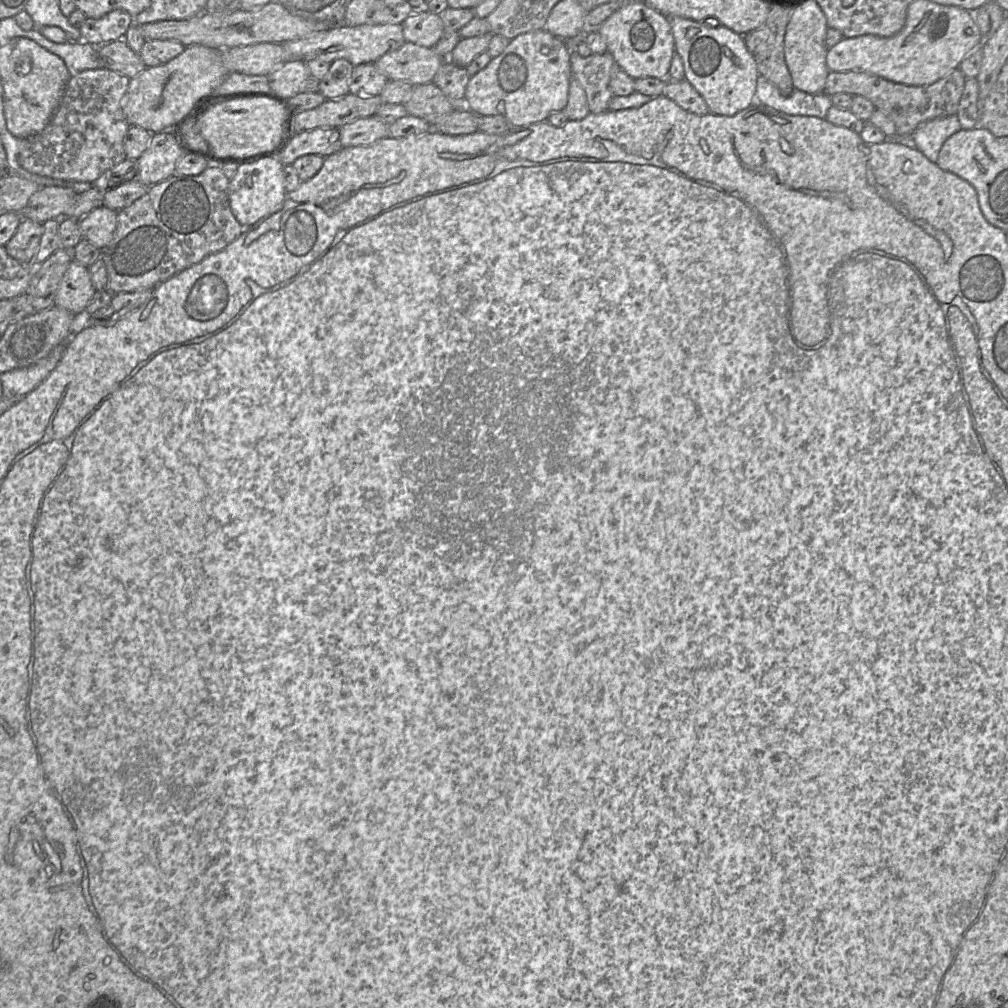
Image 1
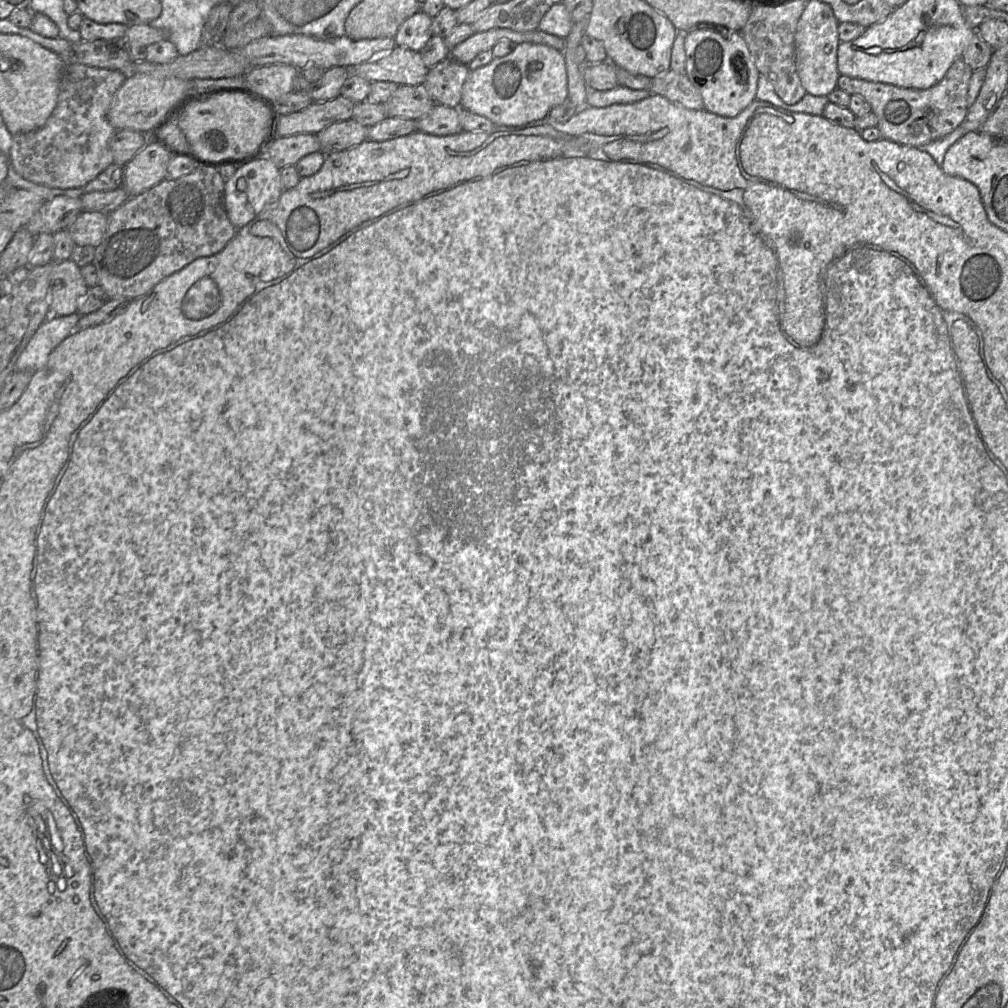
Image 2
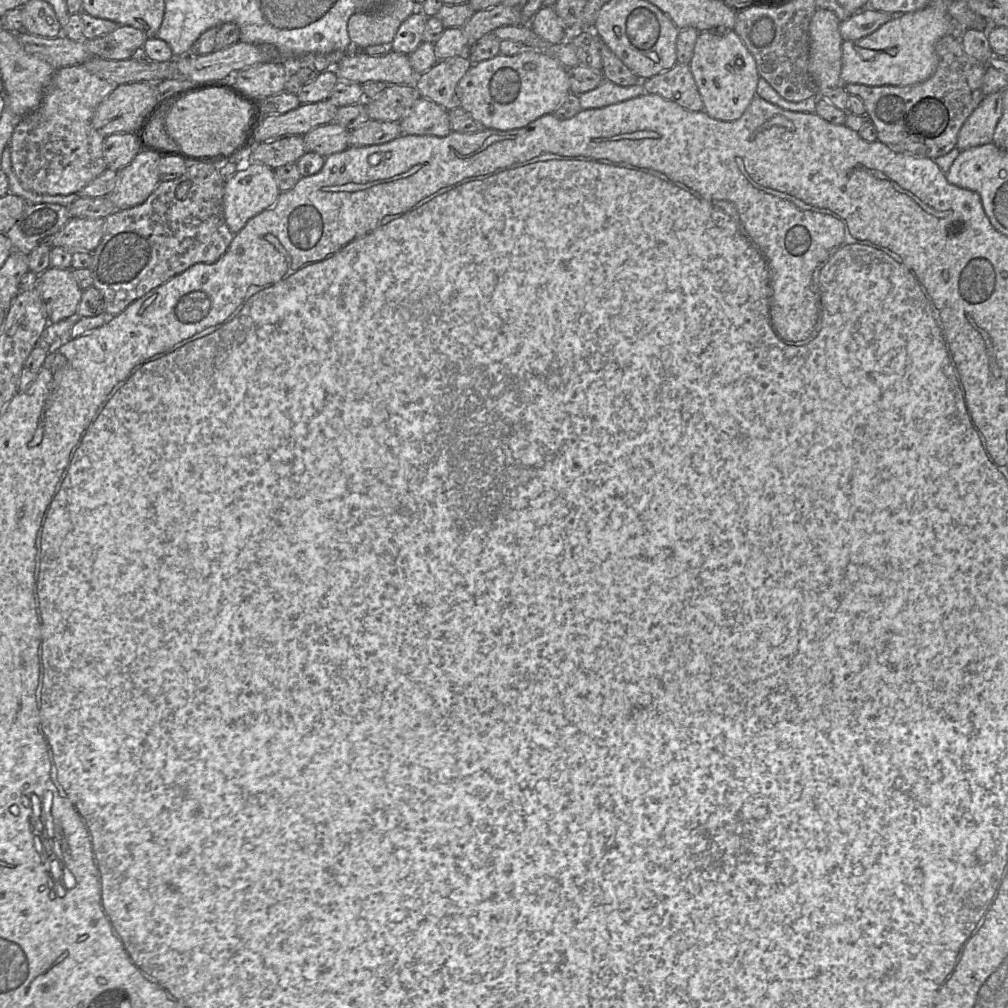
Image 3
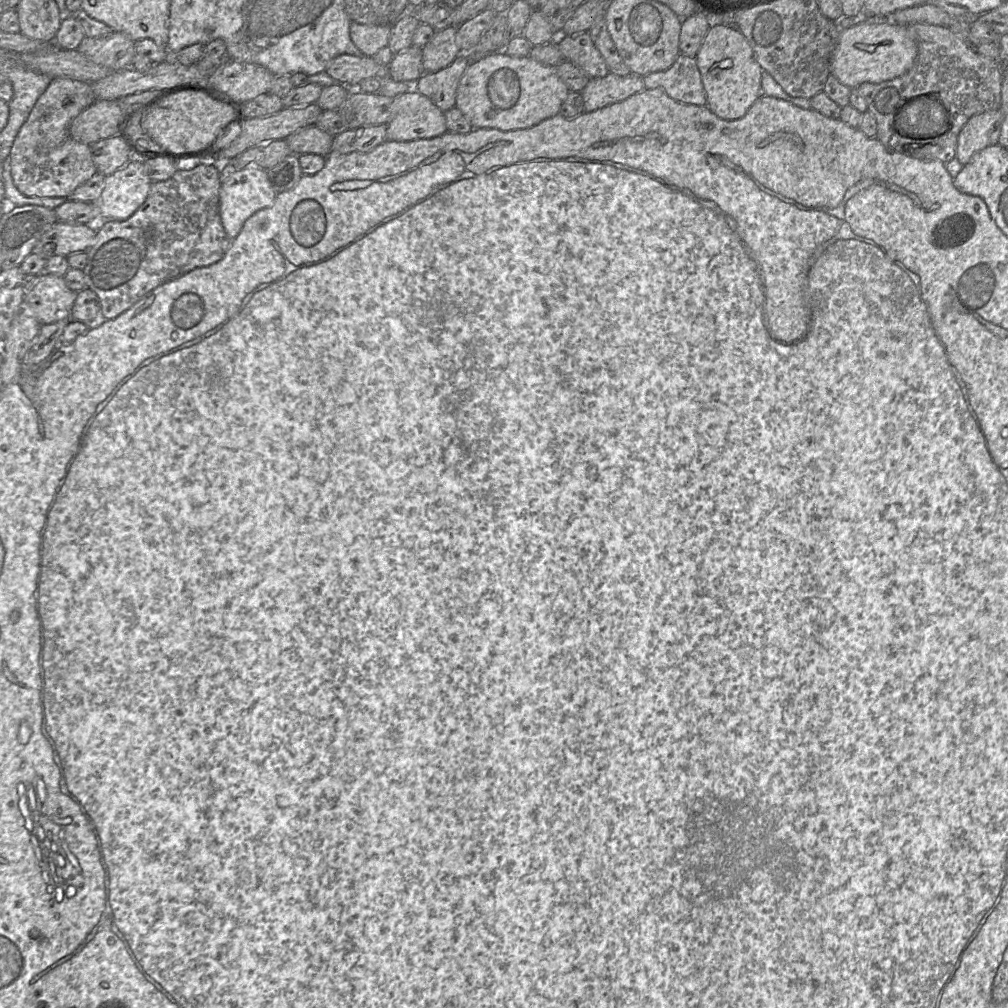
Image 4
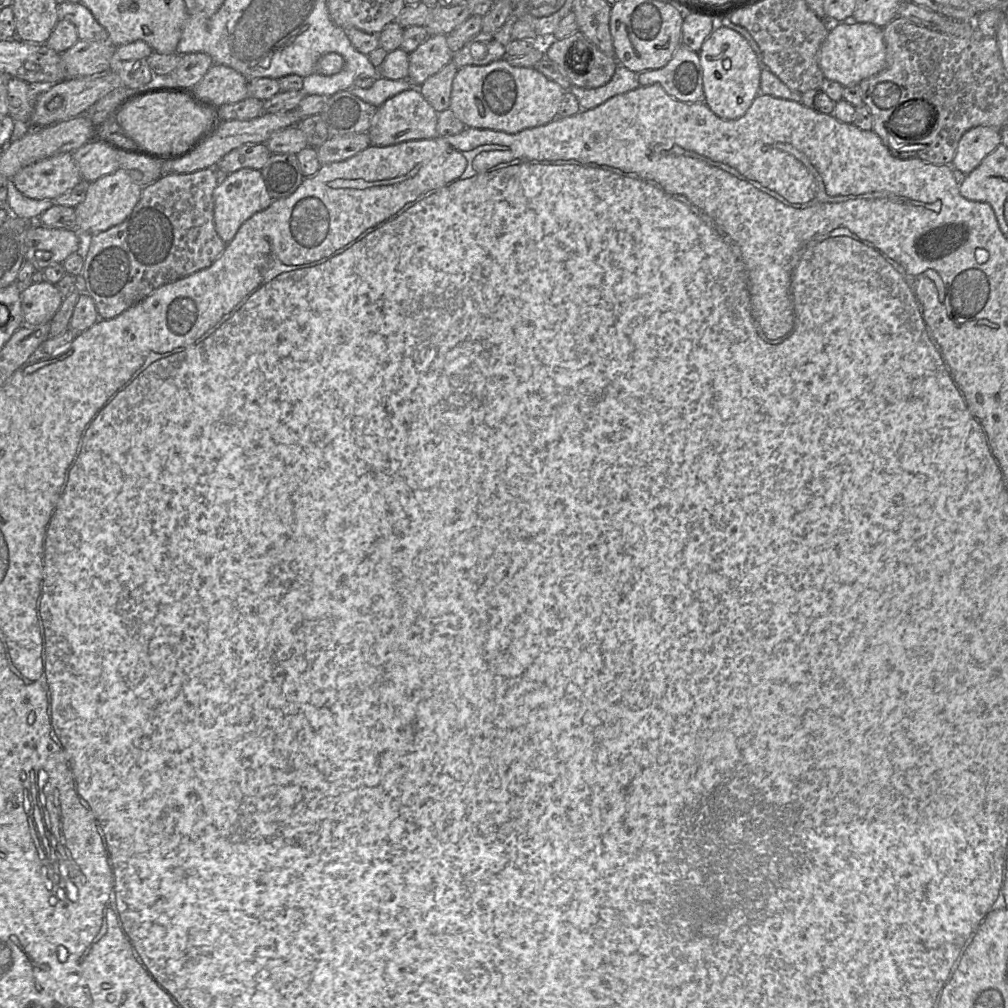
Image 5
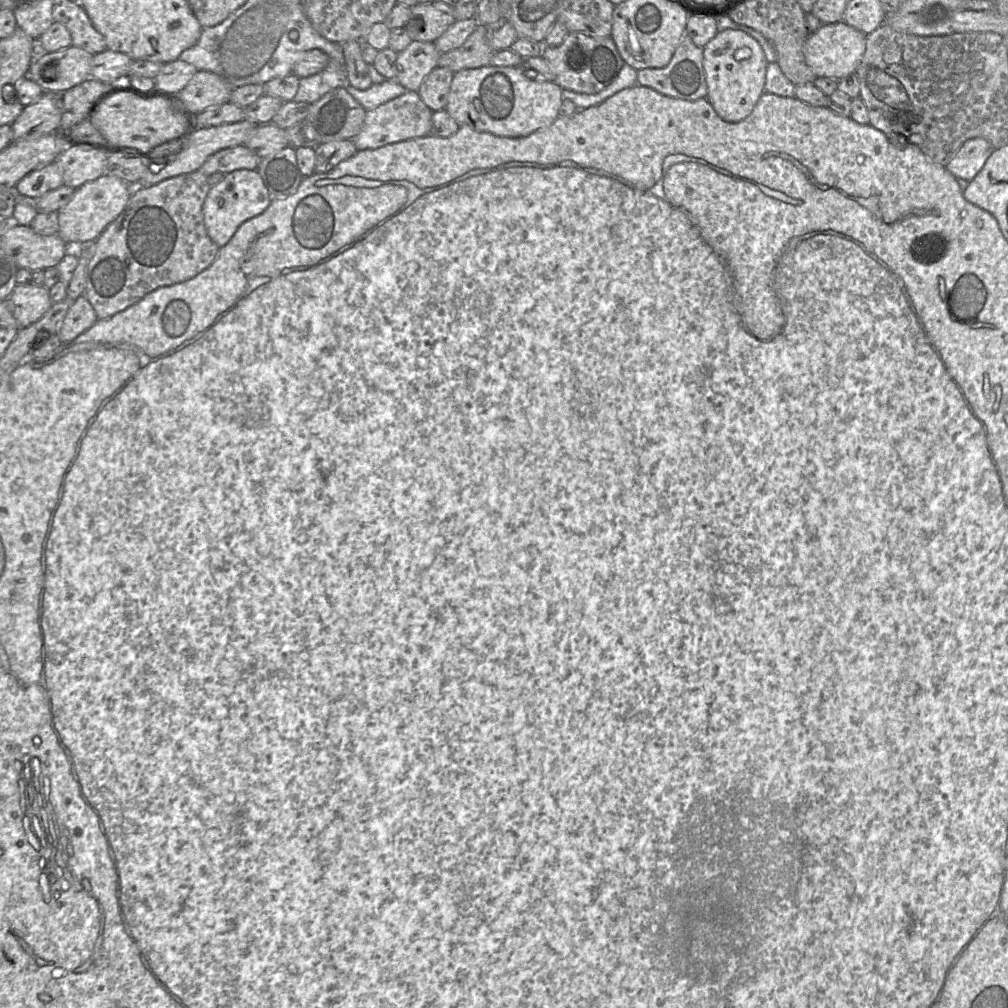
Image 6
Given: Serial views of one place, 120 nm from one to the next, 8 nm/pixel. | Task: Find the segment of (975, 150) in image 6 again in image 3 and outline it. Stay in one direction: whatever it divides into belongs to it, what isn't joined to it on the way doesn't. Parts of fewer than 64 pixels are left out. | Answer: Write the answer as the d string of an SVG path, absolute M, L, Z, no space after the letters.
M1003 91L986 95L963 123L956 146L964 151L991 143L1003 111Z

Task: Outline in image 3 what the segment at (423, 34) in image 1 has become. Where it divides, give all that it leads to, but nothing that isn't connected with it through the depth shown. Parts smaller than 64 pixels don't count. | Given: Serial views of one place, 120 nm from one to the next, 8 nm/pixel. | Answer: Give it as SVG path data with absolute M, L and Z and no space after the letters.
M416 10L400 25L390 50L405 55L415 51L423 41L426 20L427 17L420 10Z

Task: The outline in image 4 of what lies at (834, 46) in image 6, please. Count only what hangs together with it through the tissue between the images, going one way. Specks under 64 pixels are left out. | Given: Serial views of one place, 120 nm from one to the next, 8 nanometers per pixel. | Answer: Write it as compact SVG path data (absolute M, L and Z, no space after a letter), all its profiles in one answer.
M866 19L850 28L839 29L831 55L831 74L850 89L862 83L881 83L906 73L913 66L917 53L908 25L873 23Z

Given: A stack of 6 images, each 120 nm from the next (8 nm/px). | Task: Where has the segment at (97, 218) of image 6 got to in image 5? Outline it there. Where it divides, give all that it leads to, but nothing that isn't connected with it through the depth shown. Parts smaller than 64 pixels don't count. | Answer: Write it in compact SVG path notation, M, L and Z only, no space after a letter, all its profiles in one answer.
M118 168L114 173L105 175L92 182L86 198L75 207L77 230L80 233L96 234L124 222L139 202L143 187L136 184L129 174Z

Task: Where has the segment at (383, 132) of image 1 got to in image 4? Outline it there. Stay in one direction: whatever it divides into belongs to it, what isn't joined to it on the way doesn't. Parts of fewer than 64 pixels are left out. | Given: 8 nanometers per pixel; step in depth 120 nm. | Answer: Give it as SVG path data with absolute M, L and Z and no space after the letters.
M315 125L307 126L290 134L285 141L291 153L327 156L332 149L334 137Z

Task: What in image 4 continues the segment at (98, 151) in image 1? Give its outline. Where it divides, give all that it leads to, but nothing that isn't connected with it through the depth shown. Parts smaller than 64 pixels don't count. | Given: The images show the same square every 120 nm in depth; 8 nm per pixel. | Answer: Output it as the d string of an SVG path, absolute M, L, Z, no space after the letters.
M54 78L37 99L8 155L13 182L22 194L29 197L70 197L76 188L98 173L90 145L75 141L69 131L72 121L96 101L91 84Z

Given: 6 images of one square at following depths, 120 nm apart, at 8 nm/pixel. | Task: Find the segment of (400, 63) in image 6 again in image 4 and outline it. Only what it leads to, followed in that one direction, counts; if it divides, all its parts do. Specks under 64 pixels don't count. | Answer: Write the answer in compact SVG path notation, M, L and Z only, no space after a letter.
M457 26L437 31L433 39L422 48L424 72L437 72L446 68L461 54L456 44Z

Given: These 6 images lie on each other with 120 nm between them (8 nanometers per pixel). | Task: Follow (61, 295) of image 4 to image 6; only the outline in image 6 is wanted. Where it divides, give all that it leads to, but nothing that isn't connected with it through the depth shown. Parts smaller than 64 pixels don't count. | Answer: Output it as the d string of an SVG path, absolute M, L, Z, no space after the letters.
M17 284L8 301L20 328L26 328L38 321L53 304L49 289L35 284Z

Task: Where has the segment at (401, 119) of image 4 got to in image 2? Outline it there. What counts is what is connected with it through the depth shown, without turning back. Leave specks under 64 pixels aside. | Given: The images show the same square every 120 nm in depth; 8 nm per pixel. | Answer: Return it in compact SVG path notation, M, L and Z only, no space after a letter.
M435 104L428 114L417 120L417 131L431 135L453 135L462 130L458 110L442 104Z

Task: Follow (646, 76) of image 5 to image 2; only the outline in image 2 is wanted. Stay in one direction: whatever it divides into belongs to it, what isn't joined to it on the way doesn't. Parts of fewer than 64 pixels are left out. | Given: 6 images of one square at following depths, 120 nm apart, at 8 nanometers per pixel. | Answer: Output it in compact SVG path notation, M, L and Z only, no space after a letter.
M671 69L651 78L650 94L659 94L673 103L692 110L703 110L704 103L700 91L691 83L685 73Z

